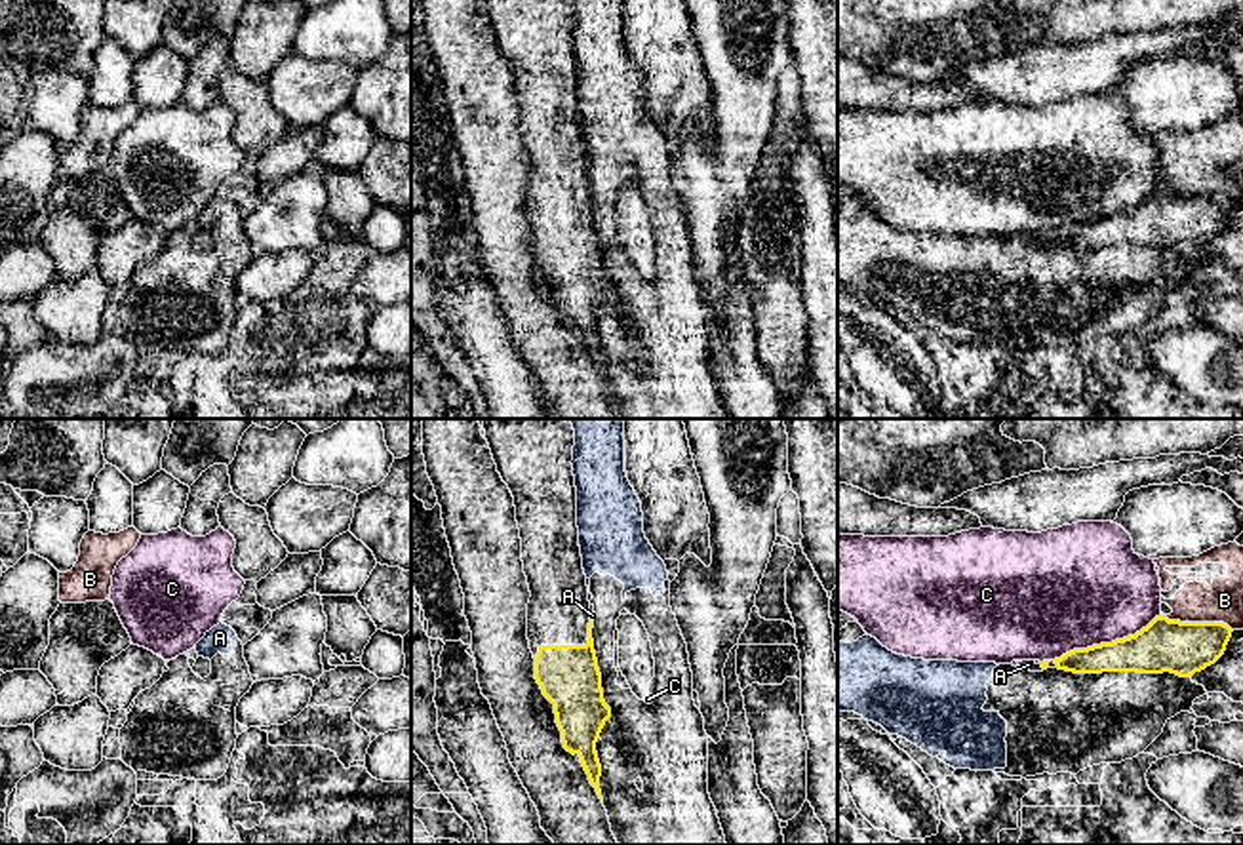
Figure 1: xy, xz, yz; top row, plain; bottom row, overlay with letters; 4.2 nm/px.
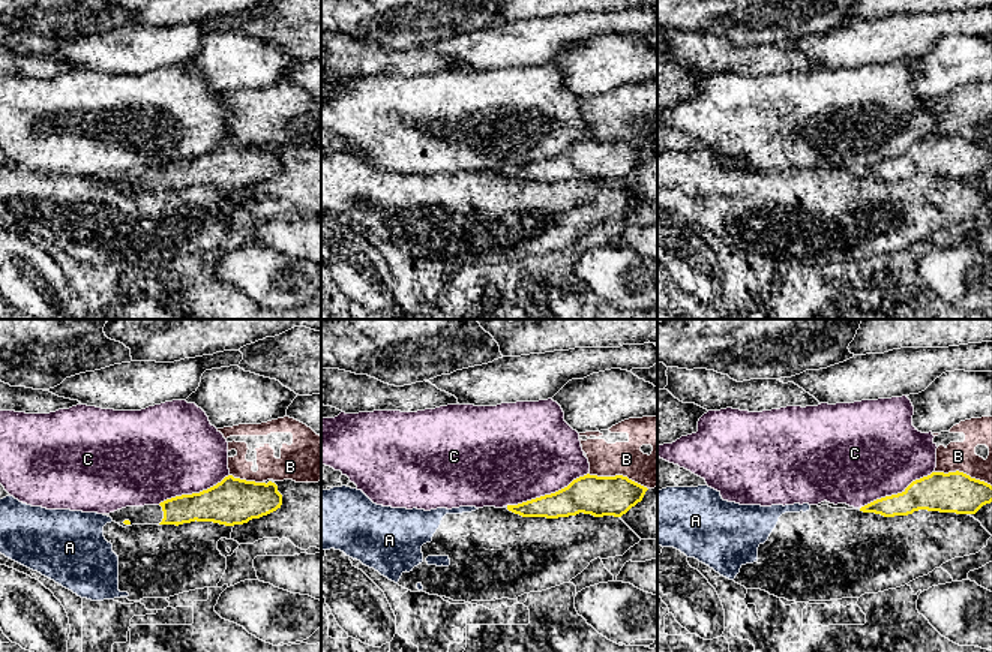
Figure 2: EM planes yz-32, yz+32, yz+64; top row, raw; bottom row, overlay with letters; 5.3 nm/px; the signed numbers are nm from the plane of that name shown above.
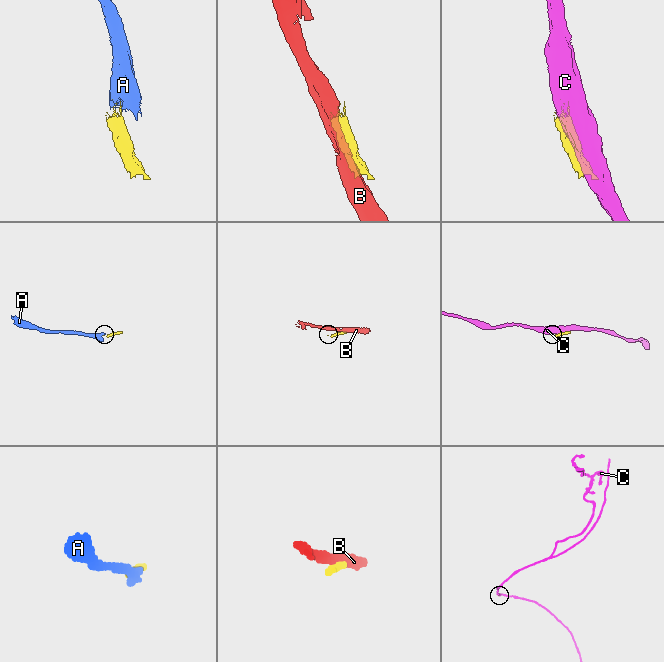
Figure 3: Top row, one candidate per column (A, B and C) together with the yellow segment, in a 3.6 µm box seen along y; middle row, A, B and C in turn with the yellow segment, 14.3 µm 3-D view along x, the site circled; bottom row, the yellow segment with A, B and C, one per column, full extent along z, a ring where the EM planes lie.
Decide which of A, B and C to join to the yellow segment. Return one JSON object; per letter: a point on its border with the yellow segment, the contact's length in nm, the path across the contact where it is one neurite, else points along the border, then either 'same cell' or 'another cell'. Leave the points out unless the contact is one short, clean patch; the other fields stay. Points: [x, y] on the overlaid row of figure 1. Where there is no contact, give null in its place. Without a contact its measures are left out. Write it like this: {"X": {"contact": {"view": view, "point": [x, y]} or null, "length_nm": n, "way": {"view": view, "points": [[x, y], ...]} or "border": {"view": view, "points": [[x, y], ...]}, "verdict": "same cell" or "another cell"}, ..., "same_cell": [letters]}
{"A": {"contact": {"view": "xz", "point": [591, 621]}, "length_nm": 40, "verdict": "another cell"}, "B": {"contact": {"view": "yz", "point": [1198, 623]}, "length_nm": 320, "verdict": "another cell"}, "C": {"contact": {"view": "yz", "point": [1106, 644]}, "length_nm": 500, "verdict": "another cell"}, "same_cell": []}

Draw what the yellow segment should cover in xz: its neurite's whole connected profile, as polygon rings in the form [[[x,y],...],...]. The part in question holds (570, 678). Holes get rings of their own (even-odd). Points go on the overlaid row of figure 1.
[[[482,419],[497,472],[508,485],[522,539],[523,573],[529,584],[527,639],[535,679],[554,704],[567,752],[581,757],[602,803],[602,765],[596,742],[611,708],[603,700],[602,674],[592,639],[586,575],[579,546],[577,487],[573,476],[575,430],[569,419]]]

